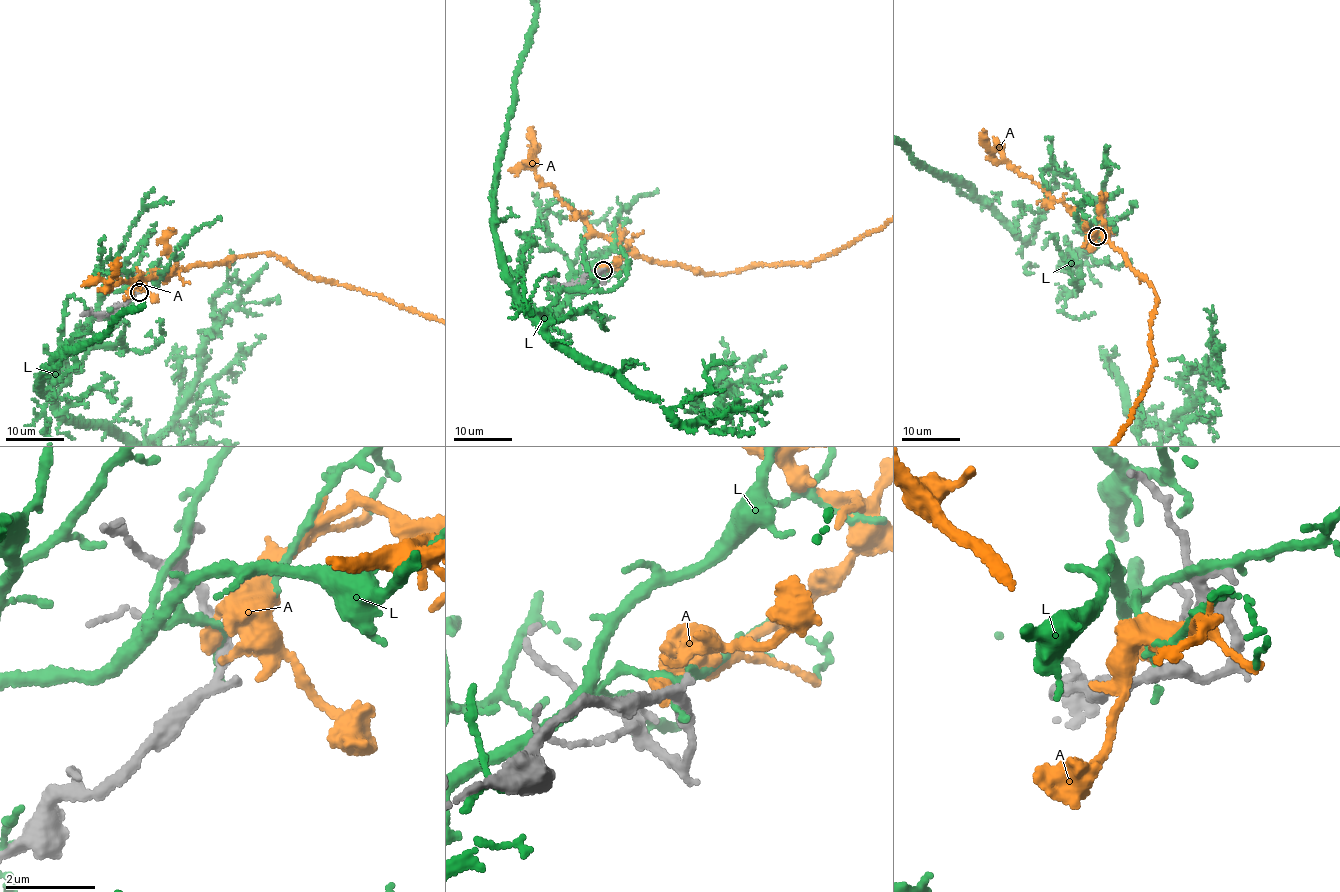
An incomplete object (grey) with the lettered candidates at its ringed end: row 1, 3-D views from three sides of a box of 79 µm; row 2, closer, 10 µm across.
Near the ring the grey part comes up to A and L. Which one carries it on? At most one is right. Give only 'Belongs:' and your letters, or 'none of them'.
Belongs: none of them

